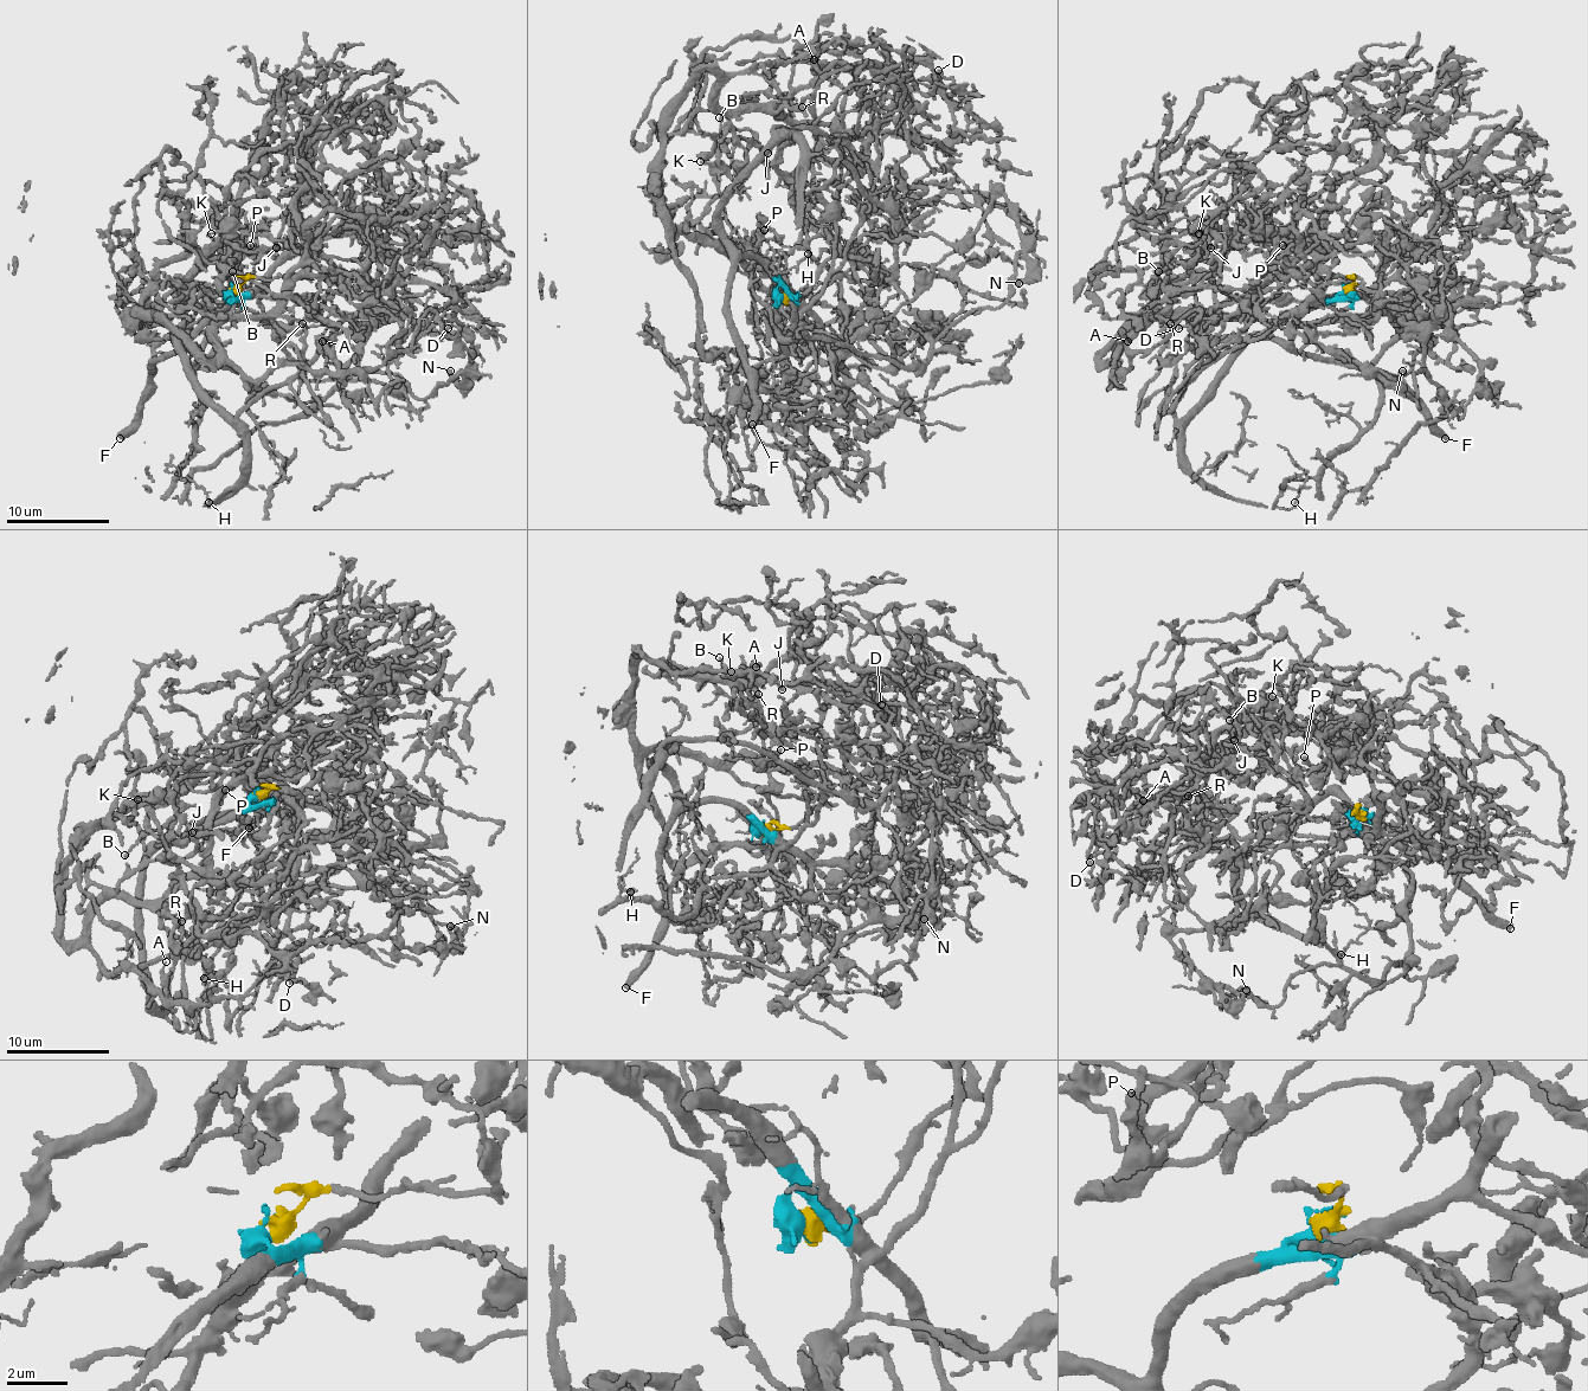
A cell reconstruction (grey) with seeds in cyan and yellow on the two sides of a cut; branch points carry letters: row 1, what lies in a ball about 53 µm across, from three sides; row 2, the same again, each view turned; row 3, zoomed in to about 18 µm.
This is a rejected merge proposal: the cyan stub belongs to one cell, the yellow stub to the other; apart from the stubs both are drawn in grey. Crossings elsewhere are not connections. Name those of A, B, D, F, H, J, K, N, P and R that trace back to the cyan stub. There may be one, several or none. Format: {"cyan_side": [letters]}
{"cyan_side": ["F", "H", "N"]}

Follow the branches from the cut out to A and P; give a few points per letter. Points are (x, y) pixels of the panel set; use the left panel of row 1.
A: (232, 290), (309, 277), (301, 251), (220, 229), (242, 285), (219, 352), (255, 380), (334, 372), (322, 341)
P: (232, 290), (255, 277), (309, 277), (301, 251), (262, 233), (242, 233), (227, 249), (235, 264), (251, 244)

